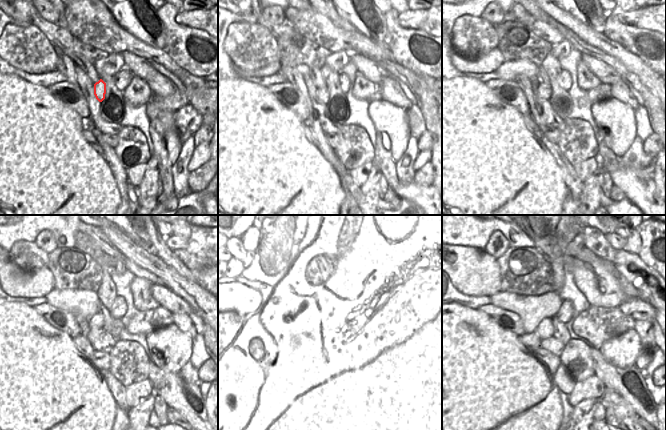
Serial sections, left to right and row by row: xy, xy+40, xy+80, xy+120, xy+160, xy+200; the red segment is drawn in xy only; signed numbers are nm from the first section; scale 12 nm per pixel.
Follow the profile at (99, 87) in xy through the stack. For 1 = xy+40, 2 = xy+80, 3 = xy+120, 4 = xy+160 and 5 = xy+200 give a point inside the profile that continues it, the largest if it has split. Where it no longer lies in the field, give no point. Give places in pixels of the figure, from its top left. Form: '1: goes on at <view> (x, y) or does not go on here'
1: goes on at xy+40 (322, 92)
2: goes on at xy+80 (544, 92)
3: goes on at xy+120 (96, 322)
4: goes on at xy+160 (320, 324)
5: goes on at xy+200 (544, 329)

